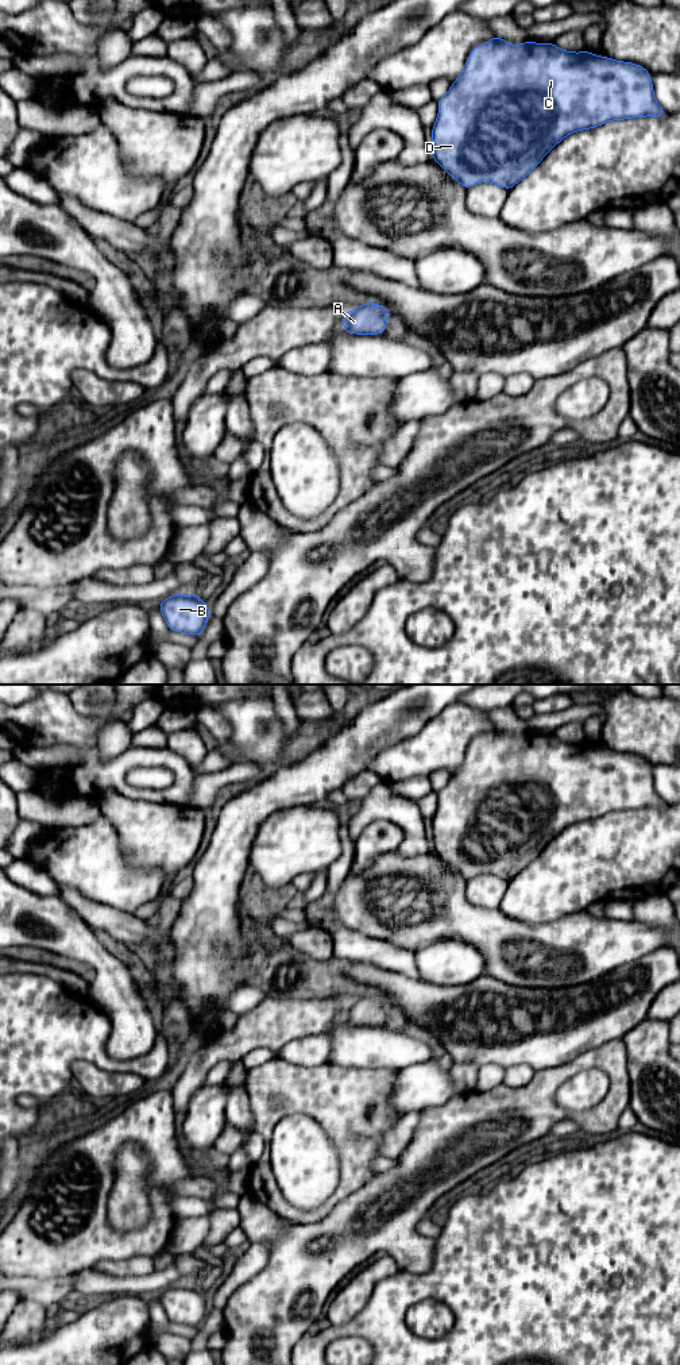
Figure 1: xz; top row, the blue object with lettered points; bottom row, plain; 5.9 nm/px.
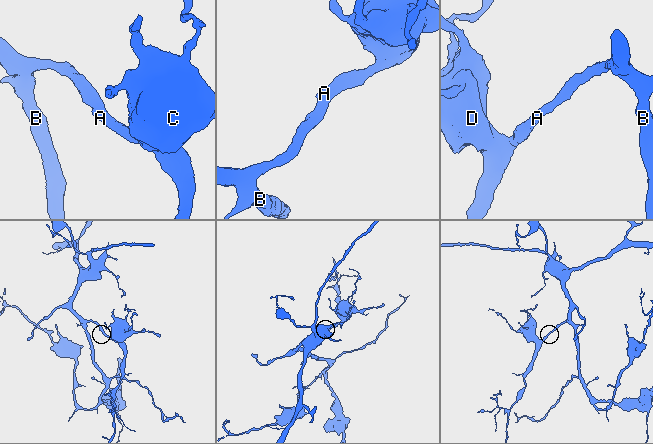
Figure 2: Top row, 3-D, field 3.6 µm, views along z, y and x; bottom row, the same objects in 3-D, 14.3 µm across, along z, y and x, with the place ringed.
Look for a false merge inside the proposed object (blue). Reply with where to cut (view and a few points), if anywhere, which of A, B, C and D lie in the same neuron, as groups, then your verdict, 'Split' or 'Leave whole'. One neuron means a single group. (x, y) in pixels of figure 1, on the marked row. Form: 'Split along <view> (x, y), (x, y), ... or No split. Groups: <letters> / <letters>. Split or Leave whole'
No split. Groups: A B C D. Leave whole

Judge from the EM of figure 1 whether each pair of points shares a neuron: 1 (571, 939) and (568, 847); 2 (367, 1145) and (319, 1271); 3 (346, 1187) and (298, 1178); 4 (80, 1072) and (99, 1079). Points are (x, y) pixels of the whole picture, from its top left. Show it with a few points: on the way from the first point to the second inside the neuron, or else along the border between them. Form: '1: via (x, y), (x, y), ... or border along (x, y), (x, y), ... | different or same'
1: border along (583, 910), (540, 922) | different
2: border along (374, 1175), (344, 1196), (325, 1215) | different
3: border along (337, 1153), (339, 1183), (335, 1191), (316, 1209) | different
4: via (84, 1072), (91, 1079), (95, 1079) | same

